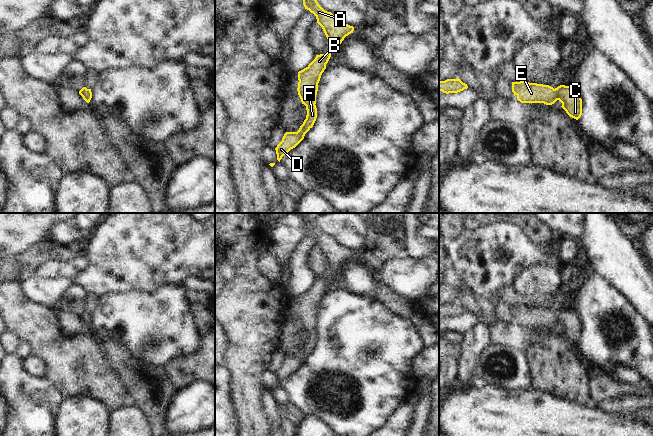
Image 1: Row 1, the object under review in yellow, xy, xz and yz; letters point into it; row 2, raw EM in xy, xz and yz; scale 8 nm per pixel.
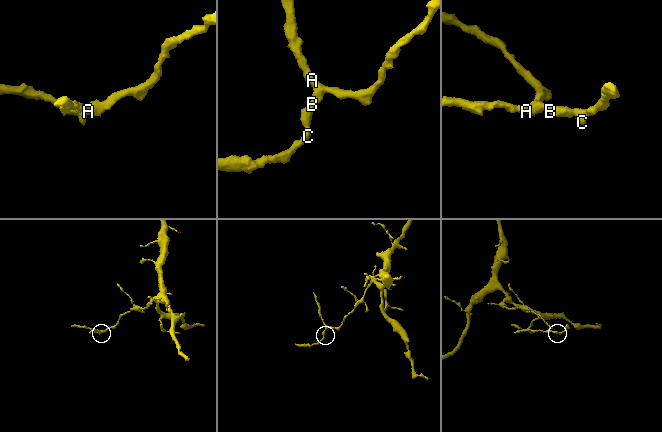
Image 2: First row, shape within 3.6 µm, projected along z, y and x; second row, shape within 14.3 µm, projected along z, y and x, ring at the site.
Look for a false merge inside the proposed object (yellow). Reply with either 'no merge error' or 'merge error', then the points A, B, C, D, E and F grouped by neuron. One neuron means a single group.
no merge error; A B C D E F

